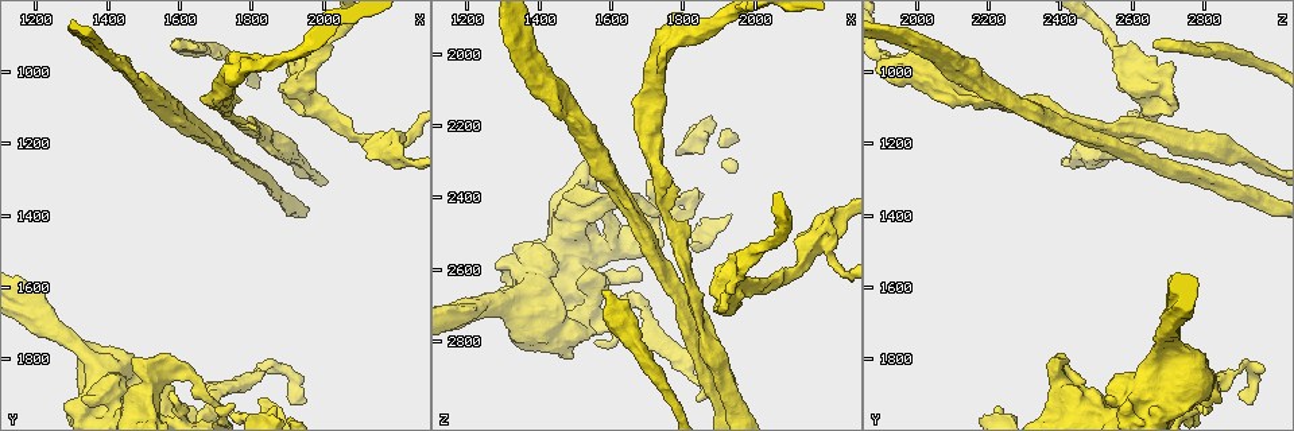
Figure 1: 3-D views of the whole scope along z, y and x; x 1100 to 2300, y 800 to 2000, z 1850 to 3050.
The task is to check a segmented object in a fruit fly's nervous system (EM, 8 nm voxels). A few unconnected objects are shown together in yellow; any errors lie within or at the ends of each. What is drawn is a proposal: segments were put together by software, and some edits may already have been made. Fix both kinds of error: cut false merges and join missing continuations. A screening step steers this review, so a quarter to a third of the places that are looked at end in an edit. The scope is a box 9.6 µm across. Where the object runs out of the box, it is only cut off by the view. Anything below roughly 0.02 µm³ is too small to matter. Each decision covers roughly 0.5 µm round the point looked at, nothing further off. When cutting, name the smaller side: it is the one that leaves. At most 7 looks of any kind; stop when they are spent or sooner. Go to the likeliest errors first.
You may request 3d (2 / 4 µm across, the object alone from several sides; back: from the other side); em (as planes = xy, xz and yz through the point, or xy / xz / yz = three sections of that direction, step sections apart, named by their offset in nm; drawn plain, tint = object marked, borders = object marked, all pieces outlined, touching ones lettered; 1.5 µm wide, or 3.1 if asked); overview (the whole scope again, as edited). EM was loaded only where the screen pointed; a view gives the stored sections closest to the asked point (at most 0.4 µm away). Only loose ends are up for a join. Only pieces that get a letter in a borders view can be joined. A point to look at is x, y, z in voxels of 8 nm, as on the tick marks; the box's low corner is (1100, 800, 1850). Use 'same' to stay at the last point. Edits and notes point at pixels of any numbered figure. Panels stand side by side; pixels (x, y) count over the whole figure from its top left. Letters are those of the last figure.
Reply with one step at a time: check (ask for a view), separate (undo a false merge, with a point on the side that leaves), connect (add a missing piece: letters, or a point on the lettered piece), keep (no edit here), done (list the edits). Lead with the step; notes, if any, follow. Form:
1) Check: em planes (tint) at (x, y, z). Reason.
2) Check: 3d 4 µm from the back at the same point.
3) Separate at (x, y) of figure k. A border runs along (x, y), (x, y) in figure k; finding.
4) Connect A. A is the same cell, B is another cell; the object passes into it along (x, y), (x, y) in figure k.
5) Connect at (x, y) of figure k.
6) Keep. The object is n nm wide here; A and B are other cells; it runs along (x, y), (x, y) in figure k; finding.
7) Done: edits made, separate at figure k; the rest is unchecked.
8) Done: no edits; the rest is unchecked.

Check: 3d 2 µm at (1490, 1020, 2120). Free end.

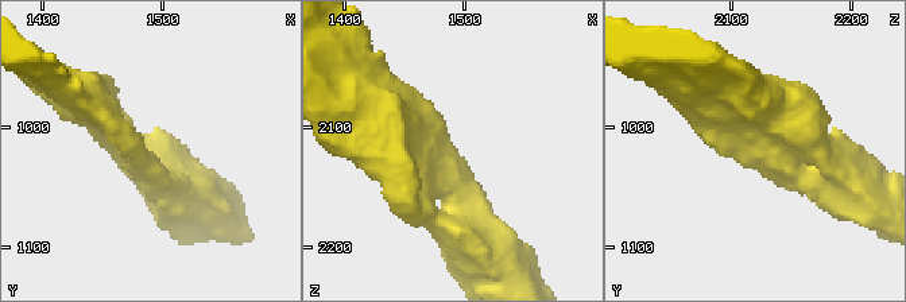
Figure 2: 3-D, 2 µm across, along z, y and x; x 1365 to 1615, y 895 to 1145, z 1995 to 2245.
Check: em planes (borders) at (1492, 1024, 2124).

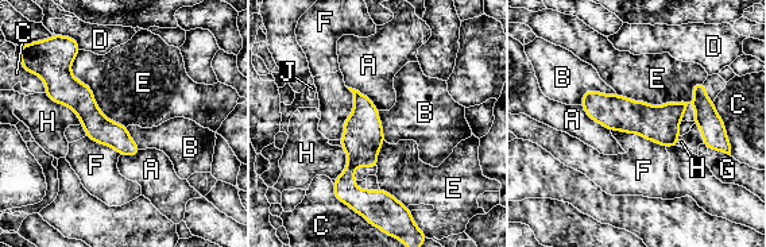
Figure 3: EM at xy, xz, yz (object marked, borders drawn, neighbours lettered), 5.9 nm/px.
Keep. A, B, C, D, E, F, G, H and J are other cells; it runs along (585, 97), (619, 114), (693, 103), (714, 135) in figure 3; no lettered piece goes on from it.

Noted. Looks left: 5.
Check: 3d 2 µm at (2220, 1180, 2490). Branch stops here.

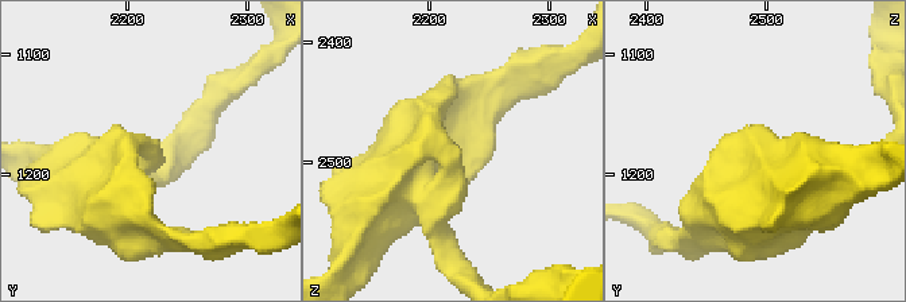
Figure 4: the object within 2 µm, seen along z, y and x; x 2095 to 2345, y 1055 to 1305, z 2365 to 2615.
Check: em planes (borders) at (2228, 1182, 2494).

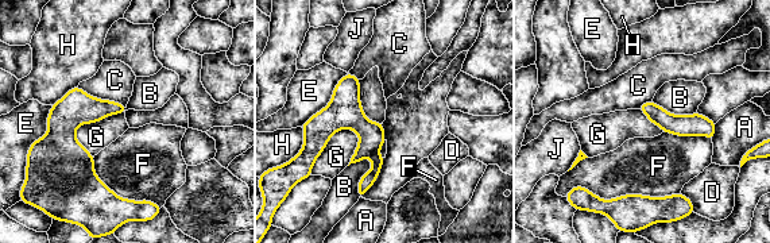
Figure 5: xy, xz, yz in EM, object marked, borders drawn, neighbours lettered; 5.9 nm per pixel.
Keep. A, B, C, D, E, F, G, H and J are other cells; no lettered piece goes on from it.

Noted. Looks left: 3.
Check: 3d 4 µm at (1490, 1920, 2830).

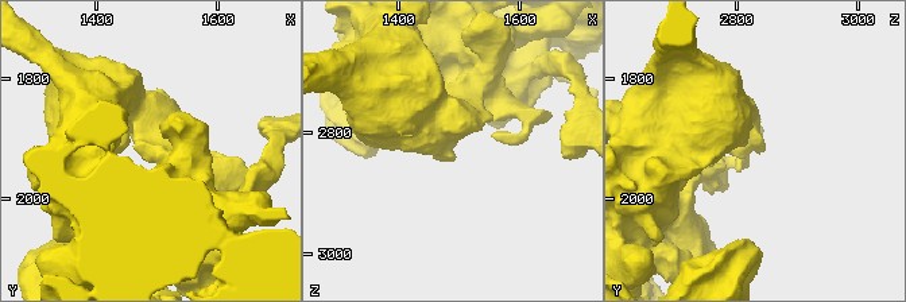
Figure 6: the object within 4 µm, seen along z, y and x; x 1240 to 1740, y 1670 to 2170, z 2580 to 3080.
Check: em planes (borders) at (1490, 1920, 2835).

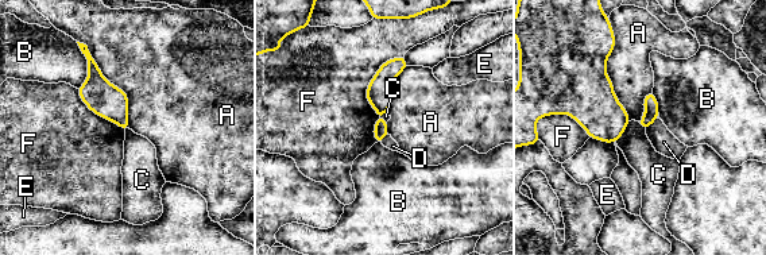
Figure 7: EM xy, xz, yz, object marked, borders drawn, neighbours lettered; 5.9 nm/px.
Keep. A, B, C, D, E and F are other cells; a border runs along (80, 42), (127, 95), (130, 128) in figure 7; no lettered piece goes on from it.

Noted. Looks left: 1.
Done: no edits; the rest is unchecked.

